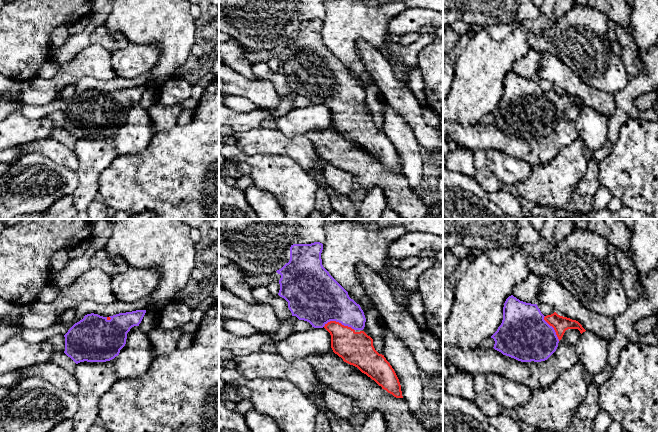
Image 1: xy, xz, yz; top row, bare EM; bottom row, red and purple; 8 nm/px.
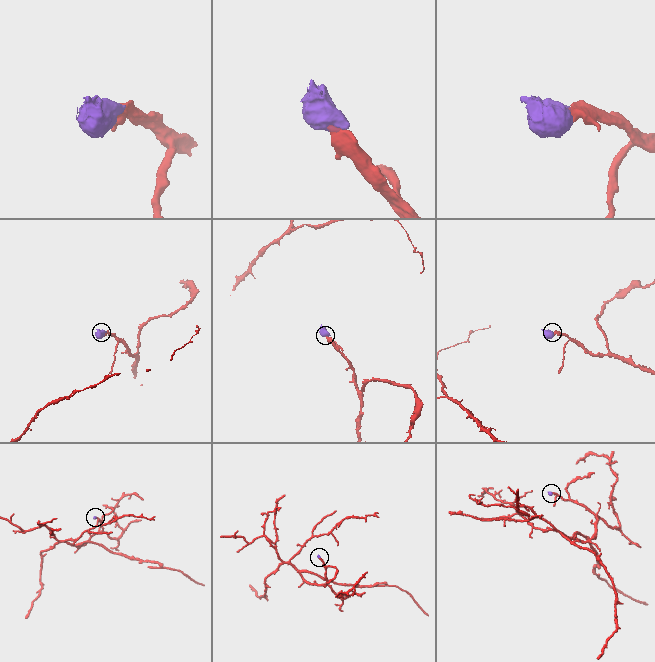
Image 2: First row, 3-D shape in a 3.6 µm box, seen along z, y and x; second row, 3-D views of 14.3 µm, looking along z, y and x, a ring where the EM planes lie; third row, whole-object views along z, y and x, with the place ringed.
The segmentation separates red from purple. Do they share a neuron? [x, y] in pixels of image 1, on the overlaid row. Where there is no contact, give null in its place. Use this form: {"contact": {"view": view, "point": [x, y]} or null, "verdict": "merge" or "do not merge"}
{"contact": {"view": "xz", "point": [338, 322]}, "verdict": "merge"}

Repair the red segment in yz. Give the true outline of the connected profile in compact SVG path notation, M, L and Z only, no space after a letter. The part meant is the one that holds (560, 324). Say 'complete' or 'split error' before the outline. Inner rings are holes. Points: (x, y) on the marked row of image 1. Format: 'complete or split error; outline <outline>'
split error; outline M511 295L504 303L502 323L491 338L495 341L493 348L503 355L521 362L541 362L556 351L559 341L568 329L578 329L581 334L586 331L576 320L560 316L556 312L544 316L537 304L520 301Z

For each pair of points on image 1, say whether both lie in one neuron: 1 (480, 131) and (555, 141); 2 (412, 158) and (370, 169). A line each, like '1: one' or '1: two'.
1: one
2: two

